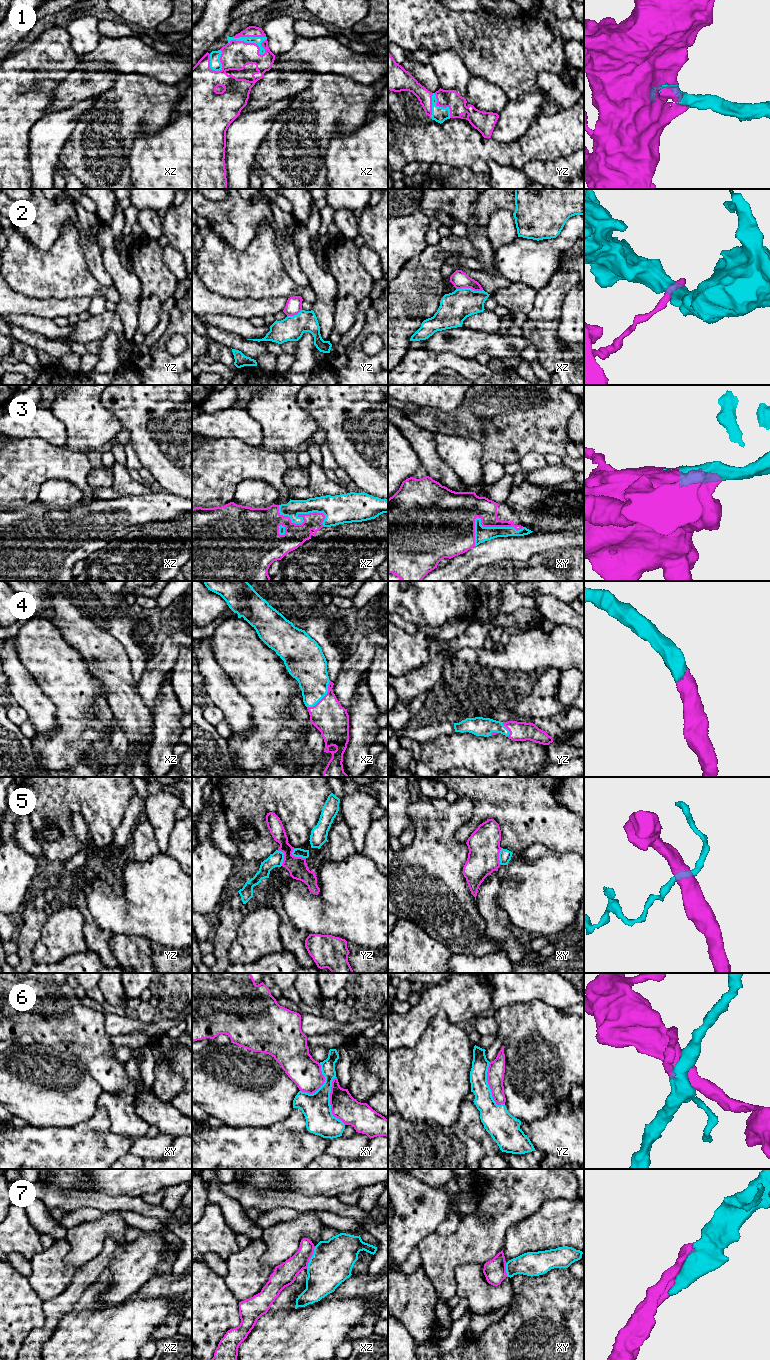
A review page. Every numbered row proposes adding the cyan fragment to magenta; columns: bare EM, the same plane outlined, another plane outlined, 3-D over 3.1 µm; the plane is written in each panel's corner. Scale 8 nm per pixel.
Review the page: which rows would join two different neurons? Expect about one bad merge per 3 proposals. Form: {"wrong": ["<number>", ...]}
{"wrong": ["2", "5", "6"]}

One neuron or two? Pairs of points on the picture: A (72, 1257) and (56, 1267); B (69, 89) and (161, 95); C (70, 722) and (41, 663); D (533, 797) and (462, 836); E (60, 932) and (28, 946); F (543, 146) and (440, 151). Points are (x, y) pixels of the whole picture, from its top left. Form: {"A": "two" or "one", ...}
{"A": "two", "B": "two", "C": "one", "D": "one", "E": "two", "F": "one"}

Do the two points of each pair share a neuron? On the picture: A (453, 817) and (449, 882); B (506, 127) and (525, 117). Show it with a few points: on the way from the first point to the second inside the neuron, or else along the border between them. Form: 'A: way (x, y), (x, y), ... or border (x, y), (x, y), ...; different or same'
A: way (447, 833), (447, 866); same
B: way (511, 124), (520, 117); same

